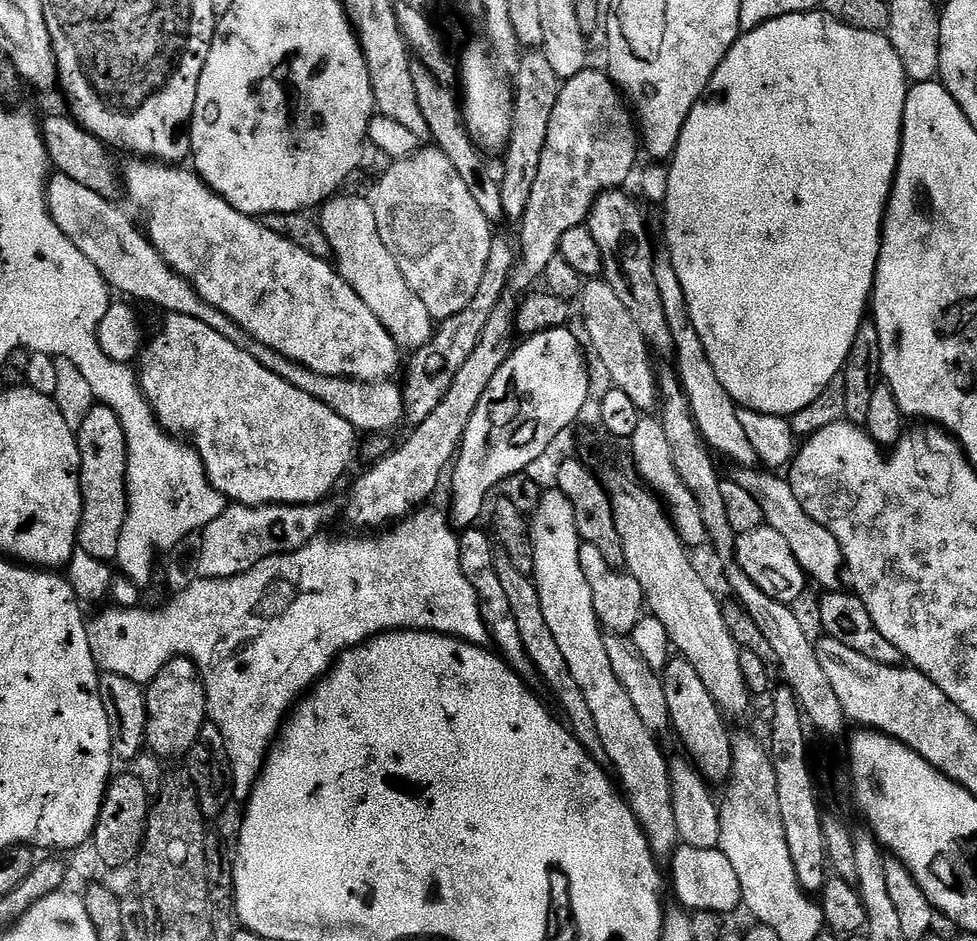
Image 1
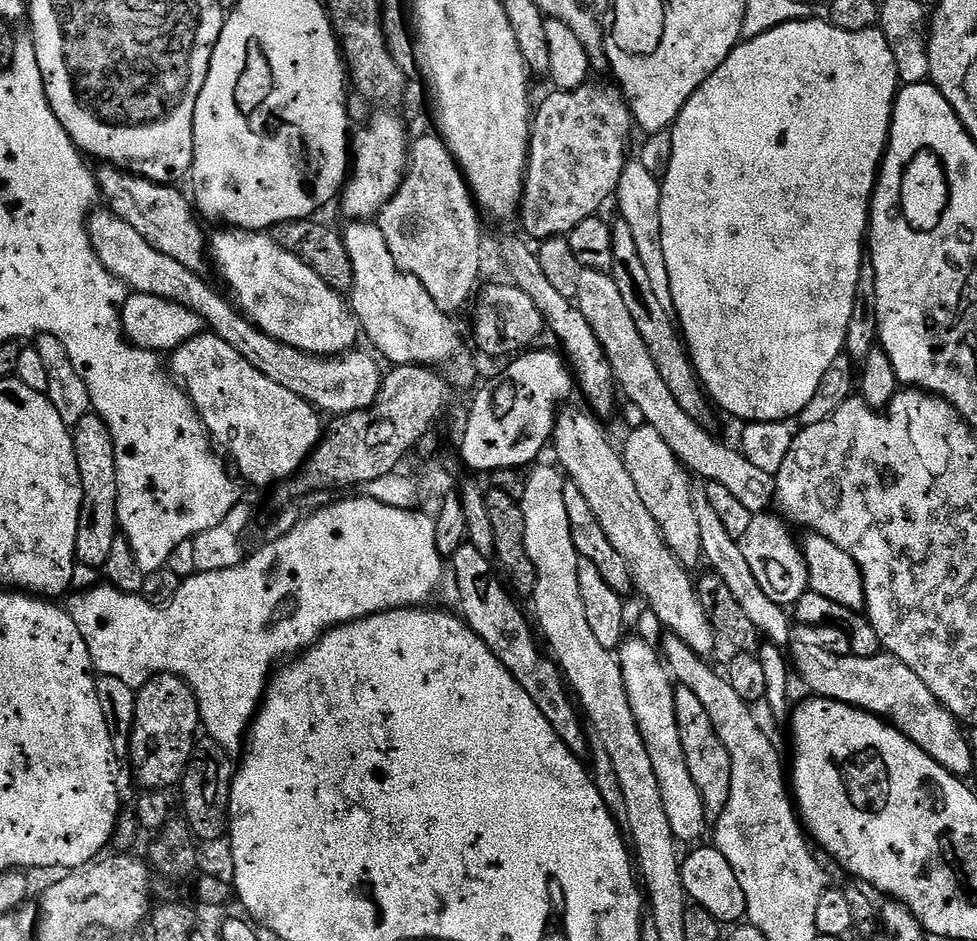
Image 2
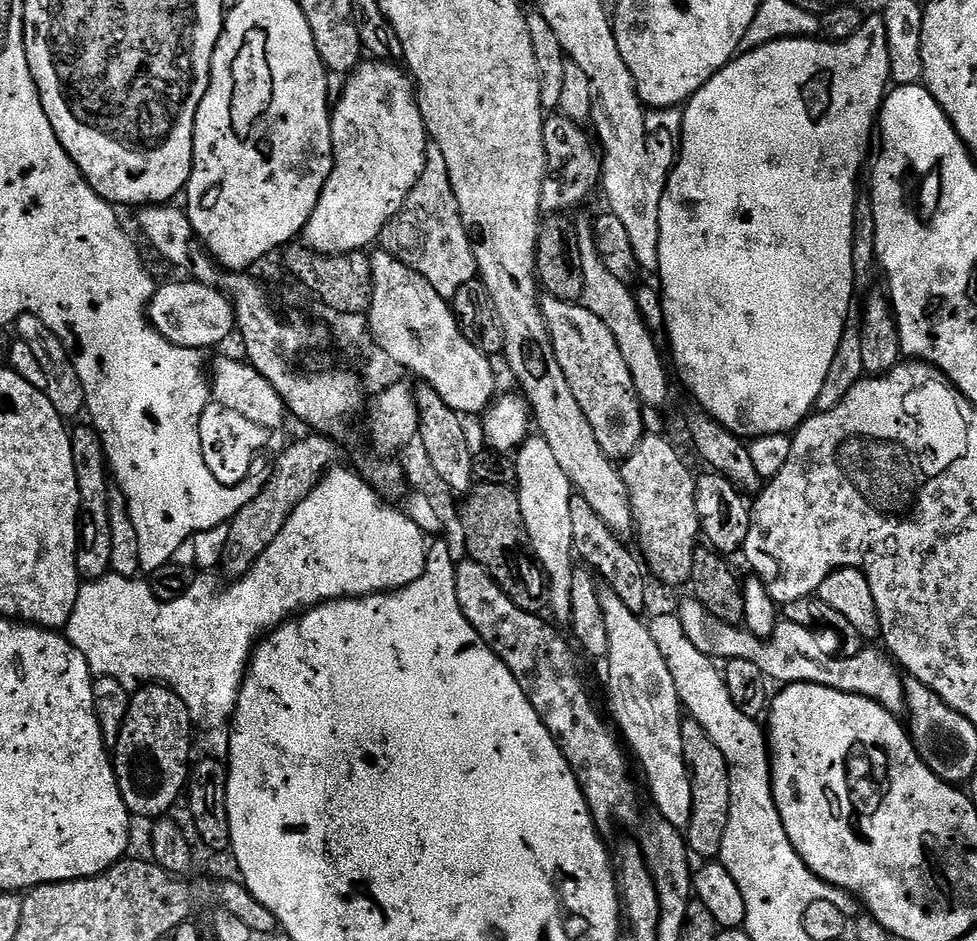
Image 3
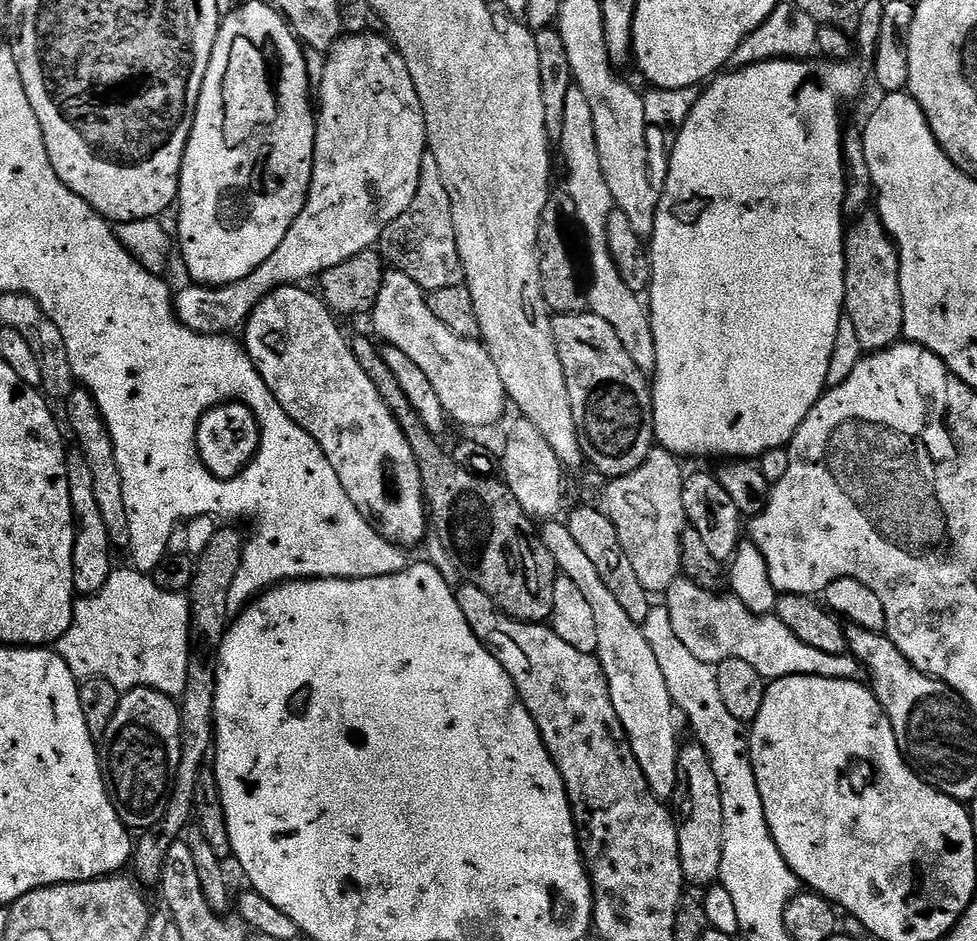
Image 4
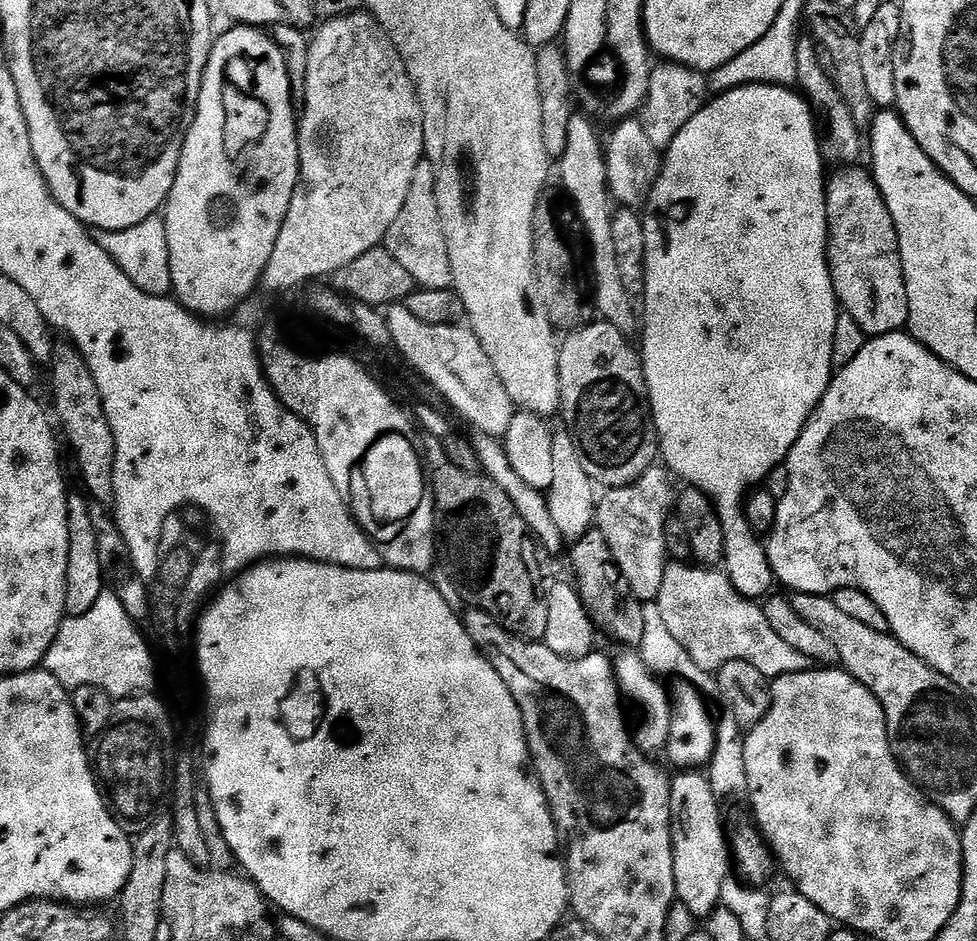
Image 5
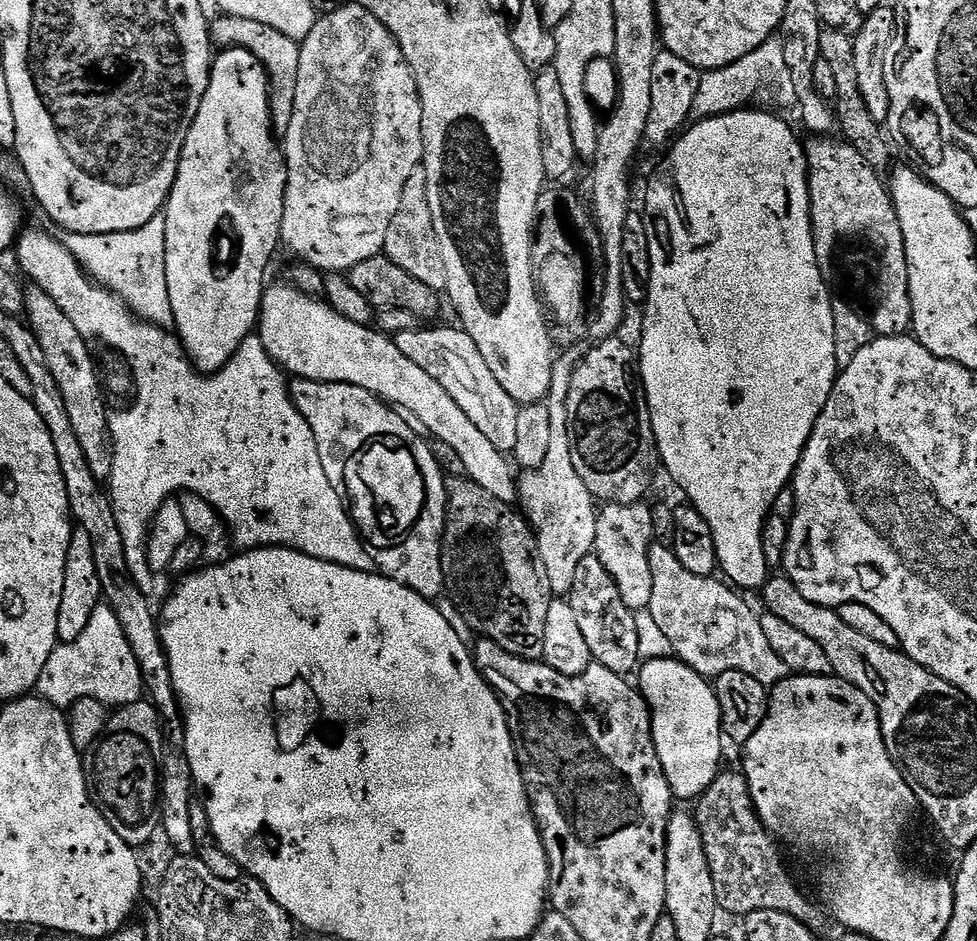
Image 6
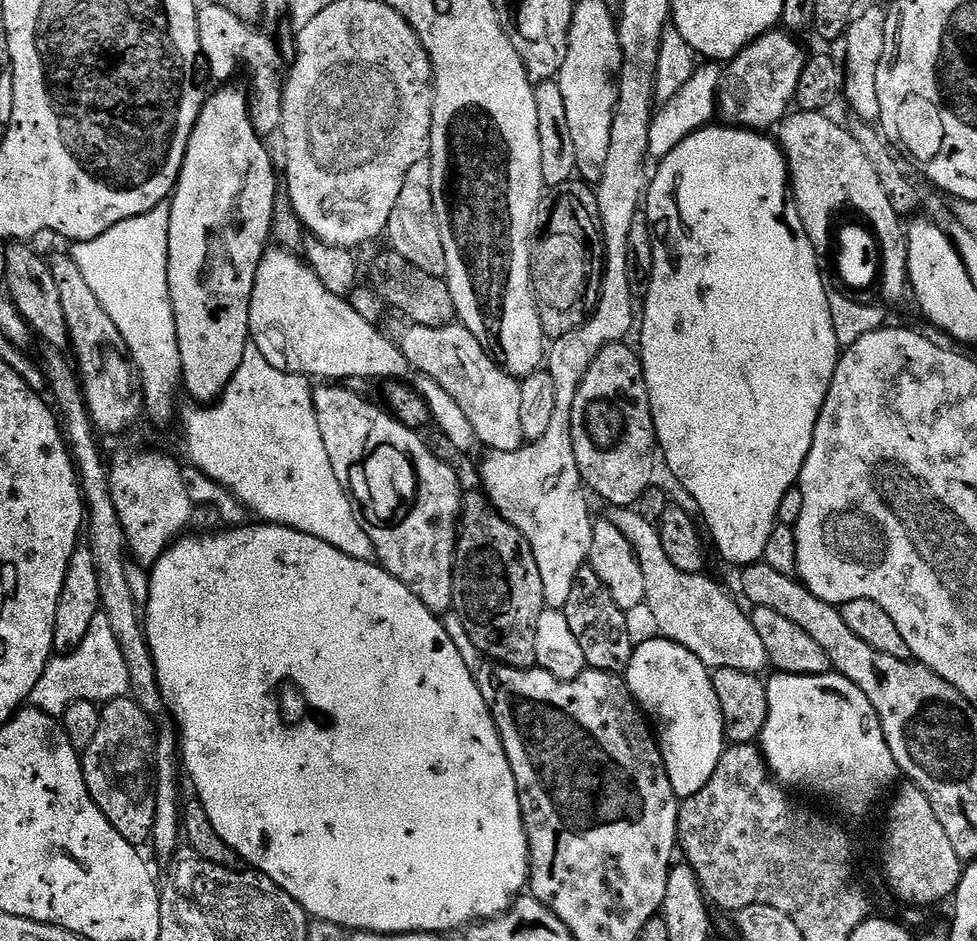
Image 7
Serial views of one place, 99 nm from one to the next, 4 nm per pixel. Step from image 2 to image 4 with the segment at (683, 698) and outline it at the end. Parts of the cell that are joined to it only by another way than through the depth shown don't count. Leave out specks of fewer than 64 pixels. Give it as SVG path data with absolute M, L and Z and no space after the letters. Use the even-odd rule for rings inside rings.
M695 742L683 743L679 752L680 770L684 783L684 791L688 796L688 812L686 818L679 823L679 860L685 881L689 885L713 885L718 879L724 845L725 819L722 813L722 796L718 787L718 778L714 775L712 760L705 748Z

